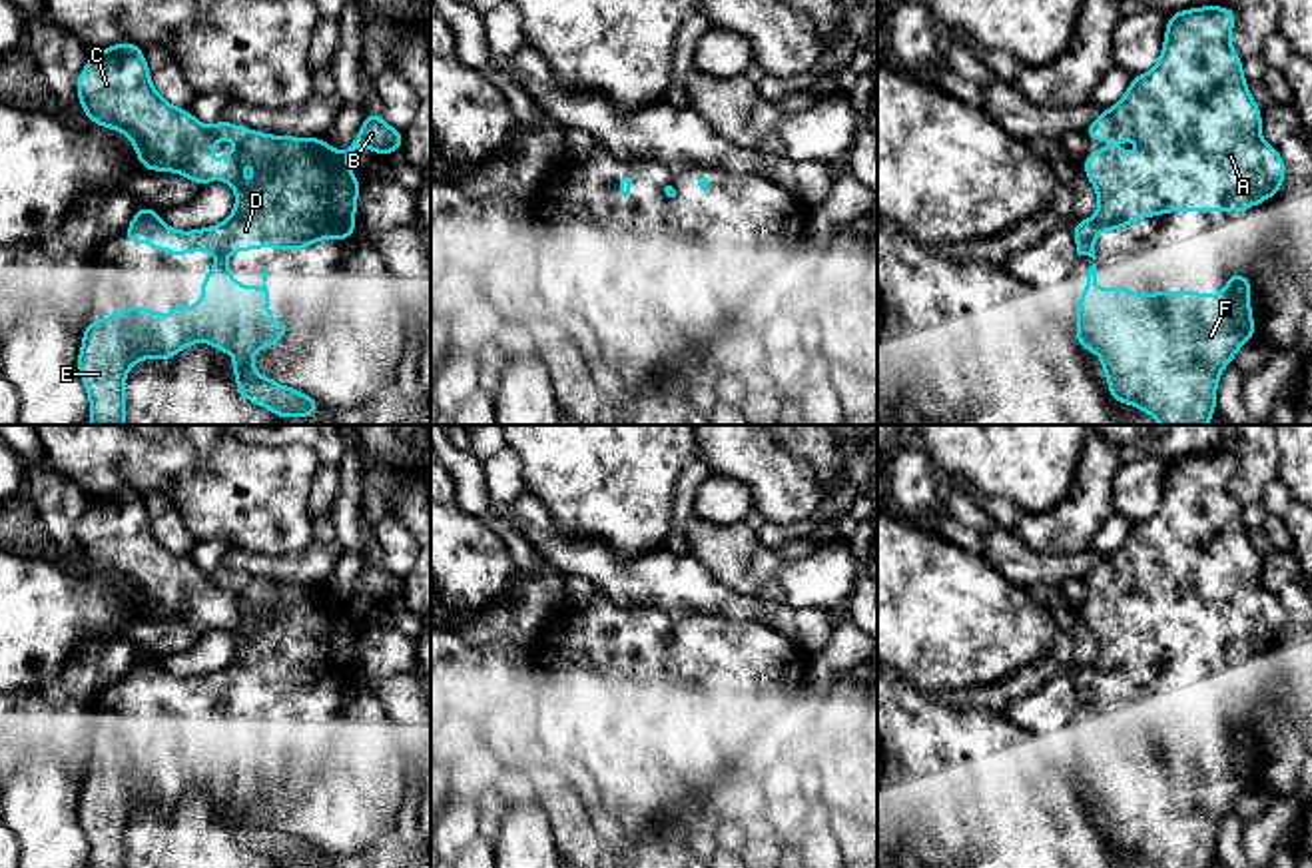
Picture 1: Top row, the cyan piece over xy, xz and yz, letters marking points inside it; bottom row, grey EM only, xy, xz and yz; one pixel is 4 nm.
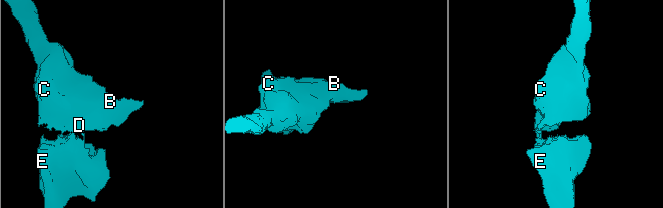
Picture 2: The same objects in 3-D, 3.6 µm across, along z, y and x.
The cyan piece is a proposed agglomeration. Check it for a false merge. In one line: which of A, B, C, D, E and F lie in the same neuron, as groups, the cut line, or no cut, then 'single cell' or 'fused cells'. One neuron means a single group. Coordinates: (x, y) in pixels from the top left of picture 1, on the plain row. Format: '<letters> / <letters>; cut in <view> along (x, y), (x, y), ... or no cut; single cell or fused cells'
A B C D E F; no cut; single cell

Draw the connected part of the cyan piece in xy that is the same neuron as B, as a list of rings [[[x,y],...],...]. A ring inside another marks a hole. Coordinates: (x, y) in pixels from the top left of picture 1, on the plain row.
[[[118,489],[106,497],[92,499],[76,525],[76,543],[88,569],[122,579],[132,587],[142,617],[181,621],[201,635],[207,635],[217,625],[235,637],[231,662],[201,676],[179,678],[162,668],[158,654],[140,652],[136,656],[124,684],[130,694],[144,686],[152,698],[171,698],[175,708],[193,696],[217,700],[219,704],[209,720],[199,726],[201,748],[191,754],[179,748],[171,750],[167,768],[154,754],[122,754],[110,764],[86,770],[76,812],[90,844],[88,868],[126,868],[128,818],[152,804],[171,810],[185,792],[199,792],[203,786],[209,788],[211,796],[233,804],[231,822],[239,842],[249,850],[269,856],[279,868],[285,868],[291,860],[301,868],[309,862],[319,862],[321,850],[311,842],[271,828],[253,816],[253,800],[281,790],[287,784],[287,768],[269,764],[265,712],[261,734],[249,734],[243,726],[235,732],[227,704],[233,698],[253,698],[265,692],[271,696],[307,698],[319,686],[345,690],[357,680],[357,645],[363,631],[349,615],[349,601],[359,595],[371,595],[383,607],[387,601],[403,597],[405,579],[391,575],[375,555],[365,563],[353,591],[343,599],[333,597],[325,585],[273,583],[223,565],[205,575],[193,559],[173,555],[160,543],[152,531],[144,495],[134,489]],[[215,587],[239,587],[241,593],[225,599],[213,619],[211,599]],[[243,603],[255,615],[255,629],[249,635],[243,633]]]

